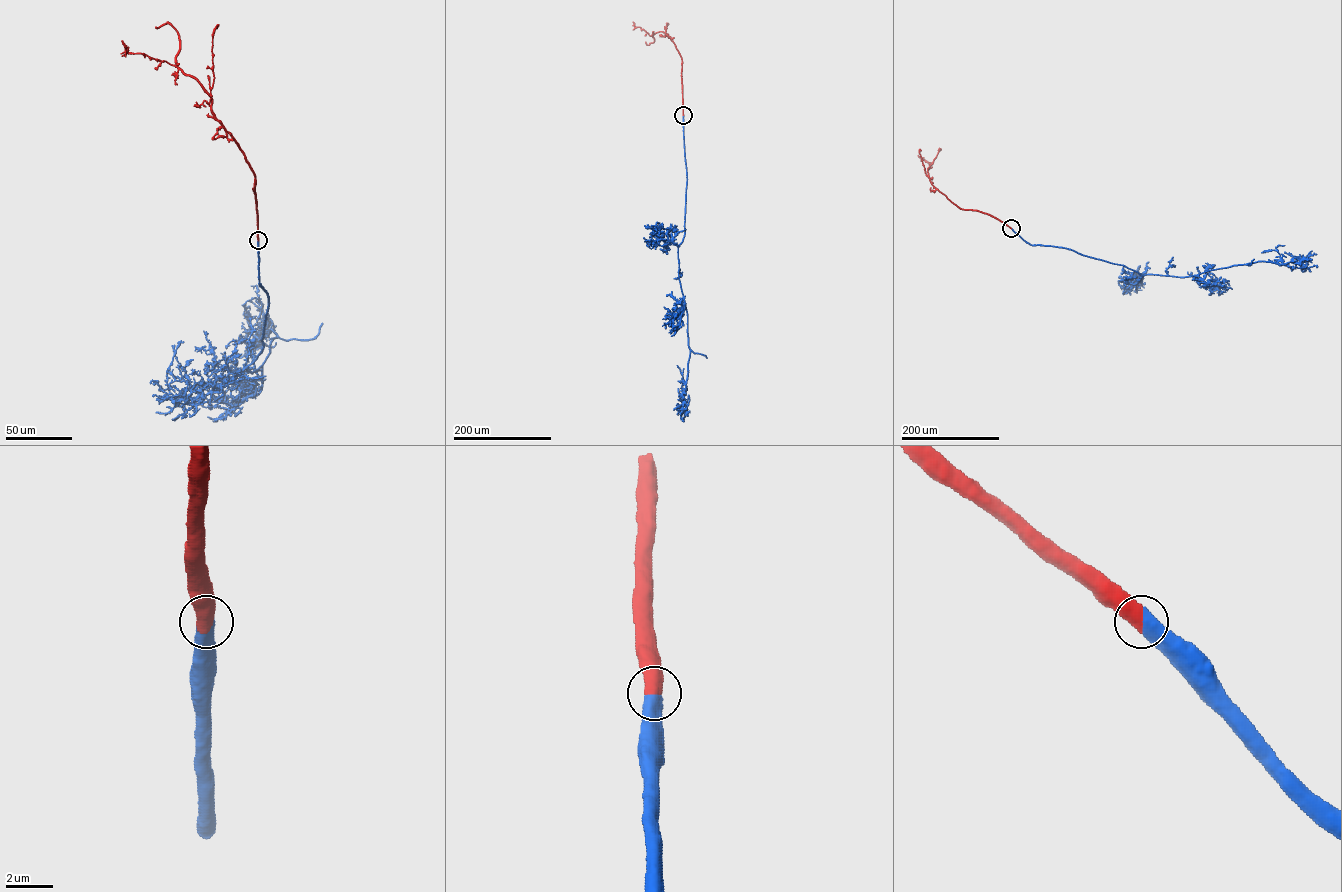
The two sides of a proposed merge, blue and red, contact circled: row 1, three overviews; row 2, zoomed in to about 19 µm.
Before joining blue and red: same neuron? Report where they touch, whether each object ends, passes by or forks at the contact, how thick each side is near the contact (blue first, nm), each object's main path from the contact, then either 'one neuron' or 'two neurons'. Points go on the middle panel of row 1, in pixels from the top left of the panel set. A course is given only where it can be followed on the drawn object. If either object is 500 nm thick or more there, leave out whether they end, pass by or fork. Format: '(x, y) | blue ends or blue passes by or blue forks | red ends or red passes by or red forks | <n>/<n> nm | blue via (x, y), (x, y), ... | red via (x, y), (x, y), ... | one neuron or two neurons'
(683, 115) | 650/600 nm | blue via (683, 115), (687, 184), (685, 233), (678, 246), (678, 259), (690, 350), (684, 404), (678, 388) | red via (683, 115), (682, 59), (674, 43), (665, 32), (650, 35), (640, 27), (635, 27), (633, 22) | one neuron

